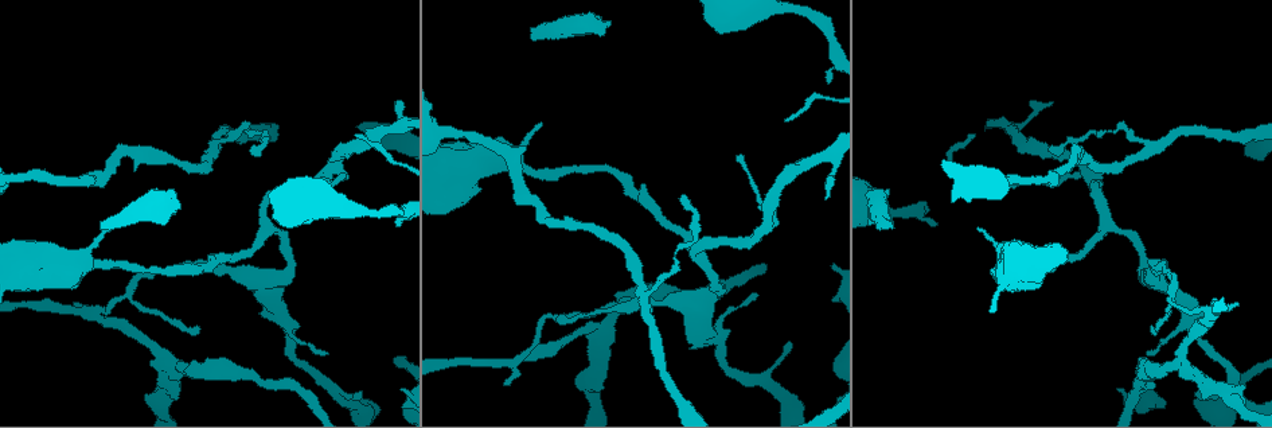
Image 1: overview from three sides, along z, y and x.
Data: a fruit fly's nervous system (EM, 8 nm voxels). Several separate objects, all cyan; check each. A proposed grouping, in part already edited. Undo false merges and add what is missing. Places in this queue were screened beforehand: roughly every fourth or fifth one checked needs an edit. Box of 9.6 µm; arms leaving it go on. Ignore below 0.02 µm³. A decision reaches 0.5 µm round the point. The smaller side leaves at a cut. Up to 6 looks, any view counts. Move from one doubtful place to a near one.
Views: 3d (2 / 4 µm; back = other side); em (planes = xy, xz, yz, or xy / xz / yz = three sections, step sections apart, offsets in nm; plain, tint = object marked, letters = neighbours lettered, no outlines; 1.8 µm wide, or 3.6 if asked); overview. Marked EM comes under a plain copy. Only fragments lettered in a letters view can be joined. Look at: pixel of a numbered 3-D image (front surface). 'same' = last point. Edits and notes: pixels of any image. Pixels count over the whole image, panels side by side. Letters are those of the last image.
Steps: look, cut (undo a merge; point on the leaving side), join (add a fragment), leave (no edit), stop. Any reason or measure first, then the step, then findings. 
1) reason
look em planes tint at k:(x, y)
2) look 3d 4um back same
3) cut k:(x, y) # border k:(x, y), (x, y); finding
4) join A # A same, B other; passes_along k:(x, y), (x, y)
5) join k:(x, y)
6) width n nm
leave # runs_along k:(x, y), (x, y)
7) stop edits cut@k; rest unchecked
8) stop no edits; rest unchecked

end of a long branch
look 3d 2um at 1:(828, 81)

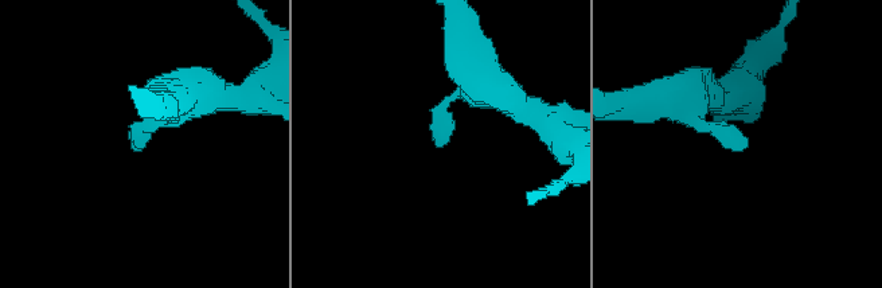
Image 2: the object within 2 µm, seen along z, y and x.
shape alone is not enough
look em planes letters at 2:(441, 146)

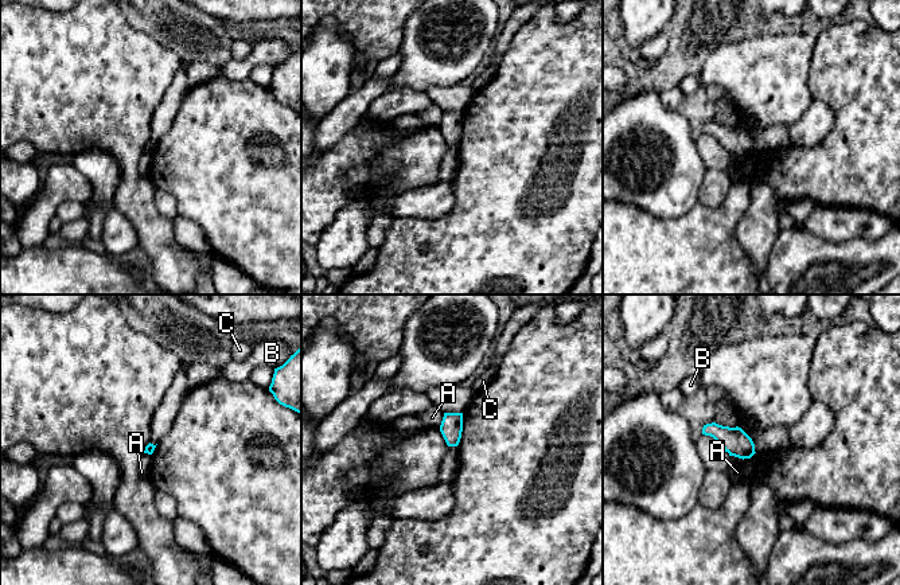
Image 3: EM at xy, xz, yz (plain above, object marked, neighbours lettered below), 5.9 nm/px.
leave # A other, B other, C other; border 3:(444, 413), (439, 428); no lettered fragment goes on from it

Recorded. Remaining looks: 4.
thick end
look 3d 4um back at 1:(891, 223)

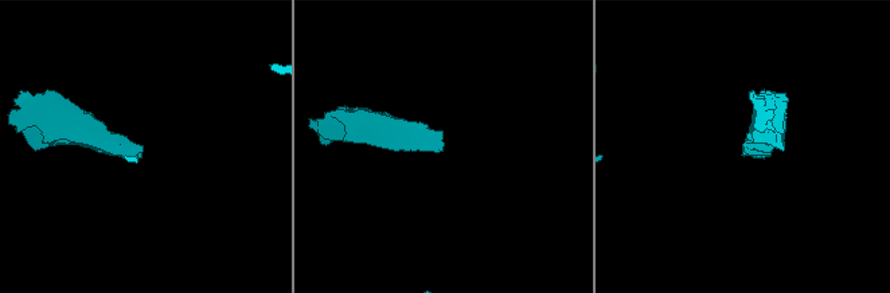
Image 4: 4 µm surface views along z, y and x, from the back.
look em planes letters at 4:(743, 152)

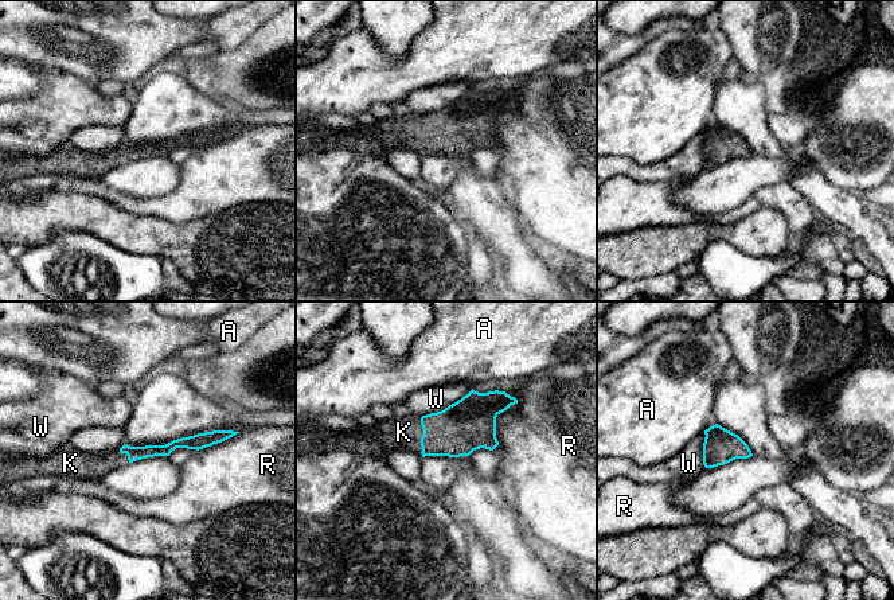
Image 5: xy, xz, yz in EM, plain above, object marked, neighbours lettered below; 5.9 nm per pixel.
join K # A other, K same, R other, W other; passes_along 5:(461, 428), (422, 436), (403, 432); it goes on there

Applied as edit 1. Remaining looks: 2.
stop edits join@5; rest unchecked

